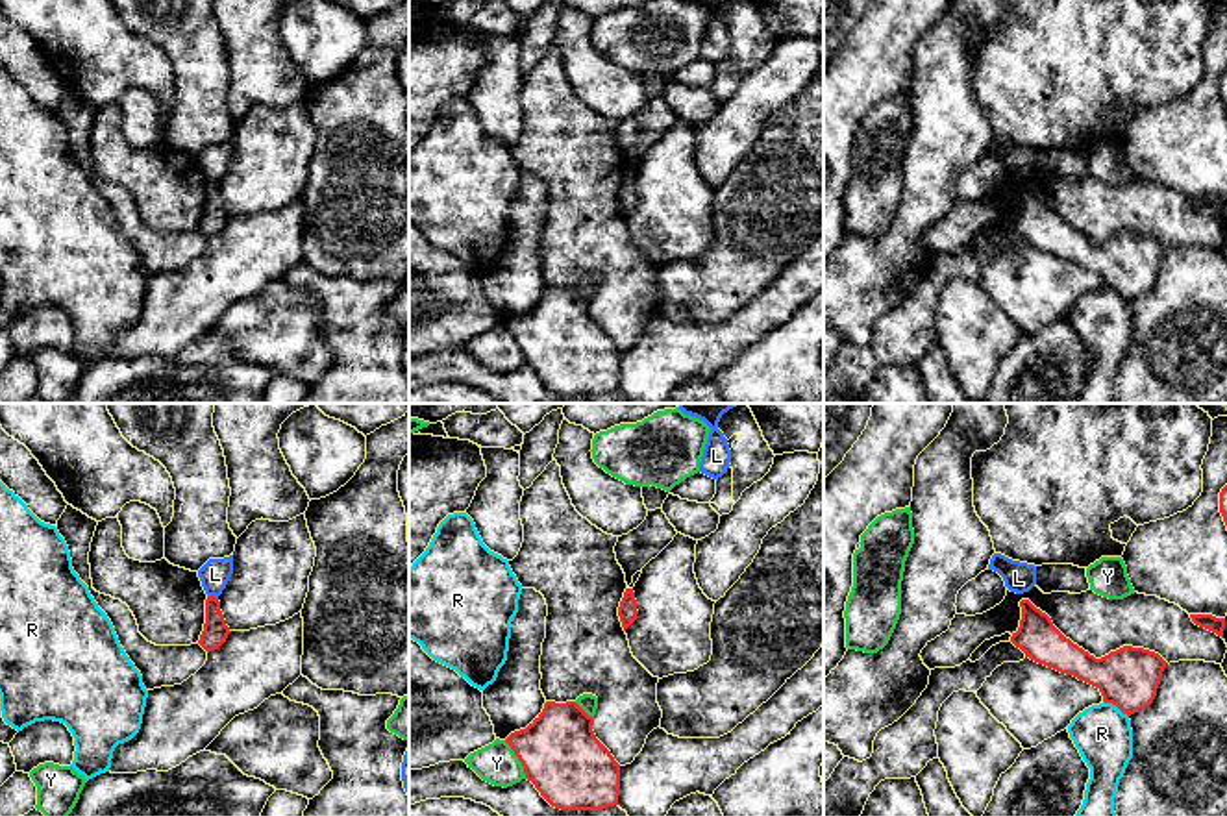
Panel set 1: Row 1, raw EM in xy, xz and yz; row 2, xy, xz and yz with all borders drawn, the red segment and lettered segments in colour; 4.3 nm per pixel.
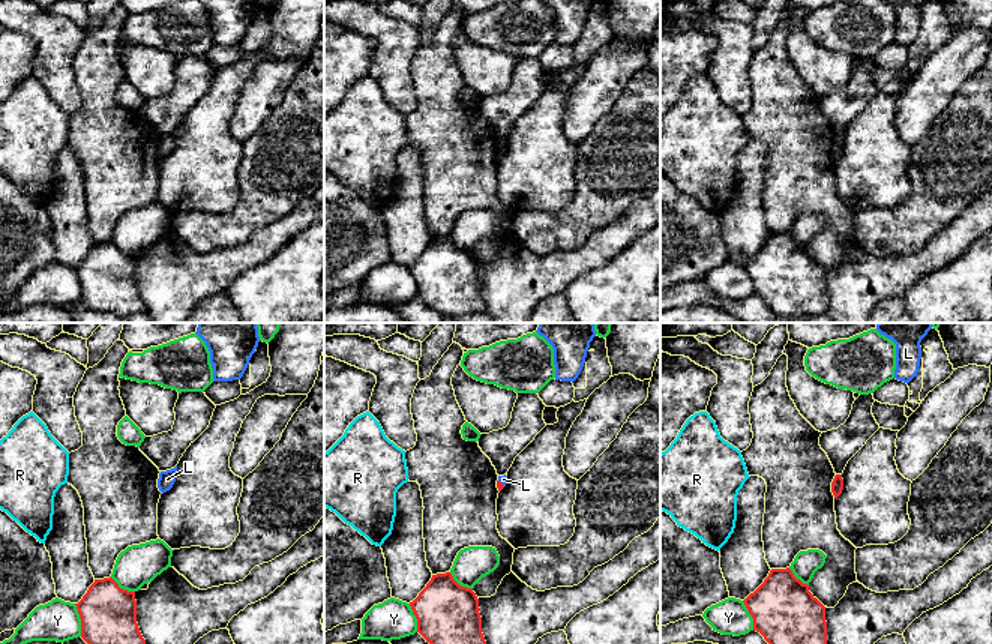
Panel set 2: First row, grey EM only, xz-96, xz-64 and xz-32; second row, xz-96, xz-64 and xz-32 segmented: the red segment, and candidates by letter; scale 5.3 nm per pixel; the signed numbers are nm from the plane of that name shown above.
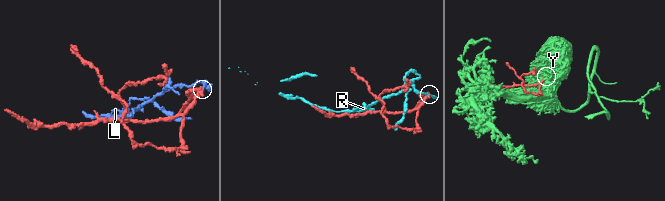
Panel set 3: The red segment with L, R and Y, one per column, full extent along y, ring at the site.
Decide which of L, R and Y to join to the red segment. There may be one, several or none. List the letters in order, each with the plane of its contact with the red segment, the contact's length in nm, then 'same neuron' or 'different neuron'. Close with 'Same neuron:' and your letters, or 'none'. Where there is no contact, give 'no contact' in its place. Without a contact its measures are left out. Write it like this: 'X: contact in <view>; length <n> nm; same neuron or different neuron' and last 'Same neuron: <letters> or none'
L: contact in xy; length 50 nm; different neuron
R: contact in yz; length 130 nm; different neuron
Y: contact in xz; length 190 nm; different neuron
Same neuron: none

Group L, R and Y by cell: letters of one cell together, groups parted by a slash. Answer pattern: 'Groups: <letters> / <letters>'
Groups: L / R / Y

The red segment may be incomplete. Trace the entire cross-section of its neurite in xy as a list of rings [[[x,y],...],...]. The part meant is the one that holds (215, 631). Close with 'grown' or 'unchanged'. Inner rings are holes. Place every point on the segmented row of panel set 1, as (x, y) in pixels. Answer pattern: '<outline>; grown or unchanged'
[[[207,596],[205,624],[198,644],[209,653],[213,649],[218,649],[226,642],[229,633],[231,631],[226,625],[218,598]]]; unchanged

